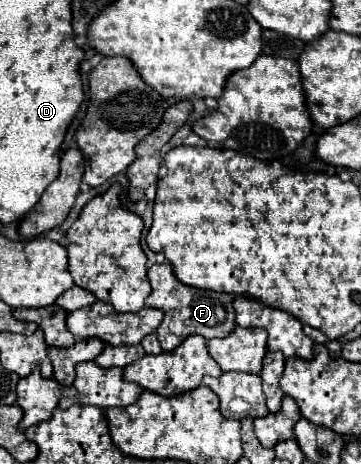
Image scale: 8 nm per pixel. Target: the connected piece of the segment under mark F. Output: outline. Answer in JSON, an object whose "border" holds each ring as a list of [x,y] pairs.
{"border":[[[169,263],[163,265],[151,265],[147,271],[147,277],[151,281],[151,295],[145,299],[147,307],[159,307],[165,313],[165,319],[157,327],[157,337],[163,347],[163,351],[173,351],[181,341],[189,335],[201,335],[205,339],[215,337],[227,337],[235,329],[235,309],[233,309],[233,295],[231,293],[215,293],[205,289],[195,289],[189,285],[183,285]]]}

